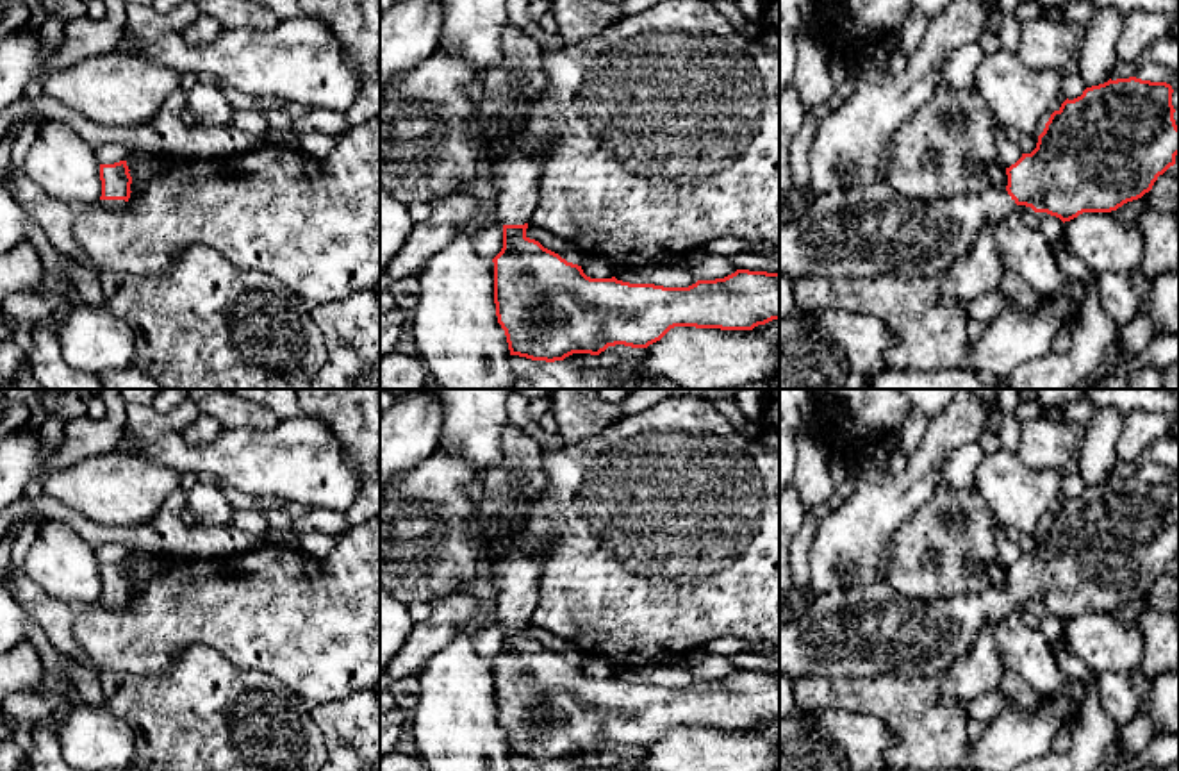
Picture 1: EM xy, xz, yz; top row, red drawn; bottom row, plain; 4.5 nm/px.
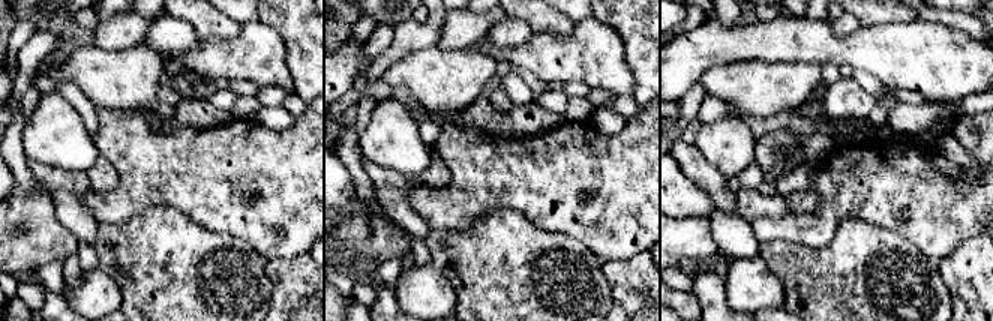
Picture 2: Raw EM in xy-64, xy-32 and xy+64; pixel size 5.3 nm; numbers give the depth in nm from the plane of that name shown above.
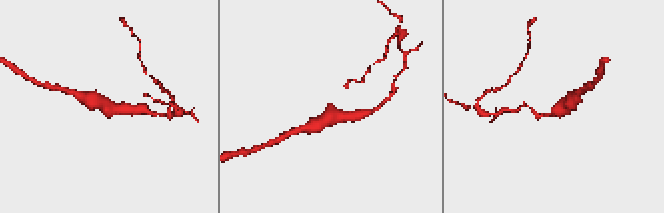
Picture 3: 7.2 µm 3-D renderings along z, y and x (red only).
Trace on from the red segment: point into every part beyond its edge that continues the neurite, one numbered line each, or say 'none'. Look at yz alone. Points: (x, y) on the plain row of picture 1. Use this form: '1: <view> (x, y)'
1: yz (867, 630)

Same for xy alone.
1: xy (116, 605)

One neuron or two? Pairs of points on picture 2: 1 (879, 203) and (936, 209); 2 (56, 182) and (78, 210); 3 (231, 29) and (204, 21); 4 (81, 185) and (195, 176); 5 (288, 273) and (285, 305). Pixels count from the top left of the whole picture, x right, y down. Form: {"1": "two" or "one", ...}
{"1": "one", "2": "one", "3": "one", "4": "two", "5": "one"}

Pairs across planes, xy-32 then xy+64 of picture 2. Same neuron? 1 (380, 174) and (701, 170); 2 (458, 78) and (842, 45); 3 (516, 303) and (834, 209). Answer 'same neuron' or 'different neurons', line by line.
1: same neuron
2: different neurons
3: different neurons

